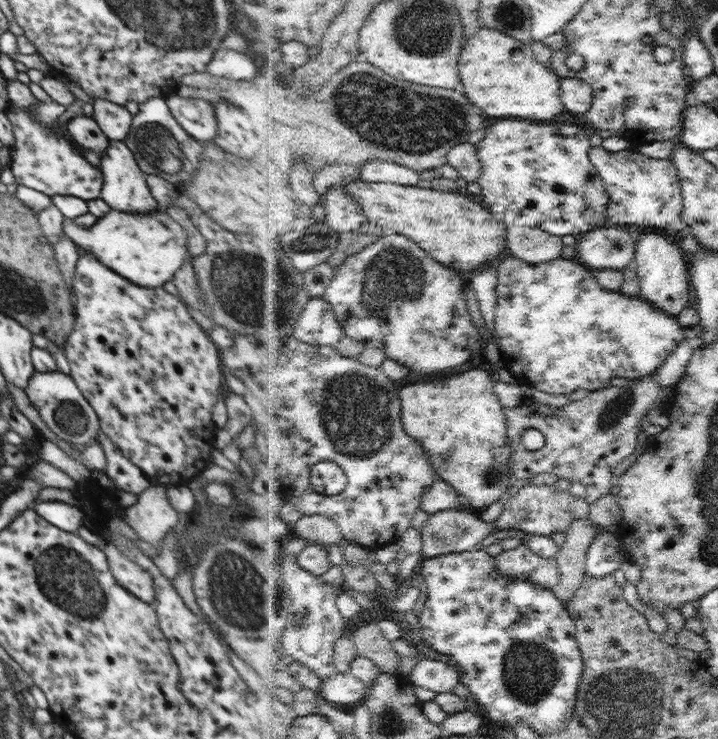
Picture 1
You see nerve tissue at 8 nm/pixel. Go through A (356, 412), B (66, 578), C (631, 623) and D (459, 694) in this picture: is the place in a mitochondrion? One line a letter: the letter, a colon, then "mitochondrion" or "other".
A: mitochondrion
B: mitochondrion
C: other
D: other

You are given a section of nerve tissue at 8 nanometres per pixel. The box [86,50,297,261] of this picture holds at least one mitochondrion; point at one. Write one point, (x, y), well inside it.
(158, 147)

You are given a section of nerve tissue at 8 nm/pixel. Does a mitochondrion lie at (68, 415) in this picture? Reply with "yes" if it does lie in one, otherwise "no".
yes

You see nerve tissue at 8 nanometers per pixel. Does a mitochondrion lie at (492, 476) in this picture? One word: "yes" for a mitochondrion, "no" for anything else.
yes

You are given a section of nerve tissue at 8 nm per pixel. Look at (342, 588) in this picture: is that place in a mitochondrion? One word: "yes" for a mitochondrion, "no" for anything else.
no

